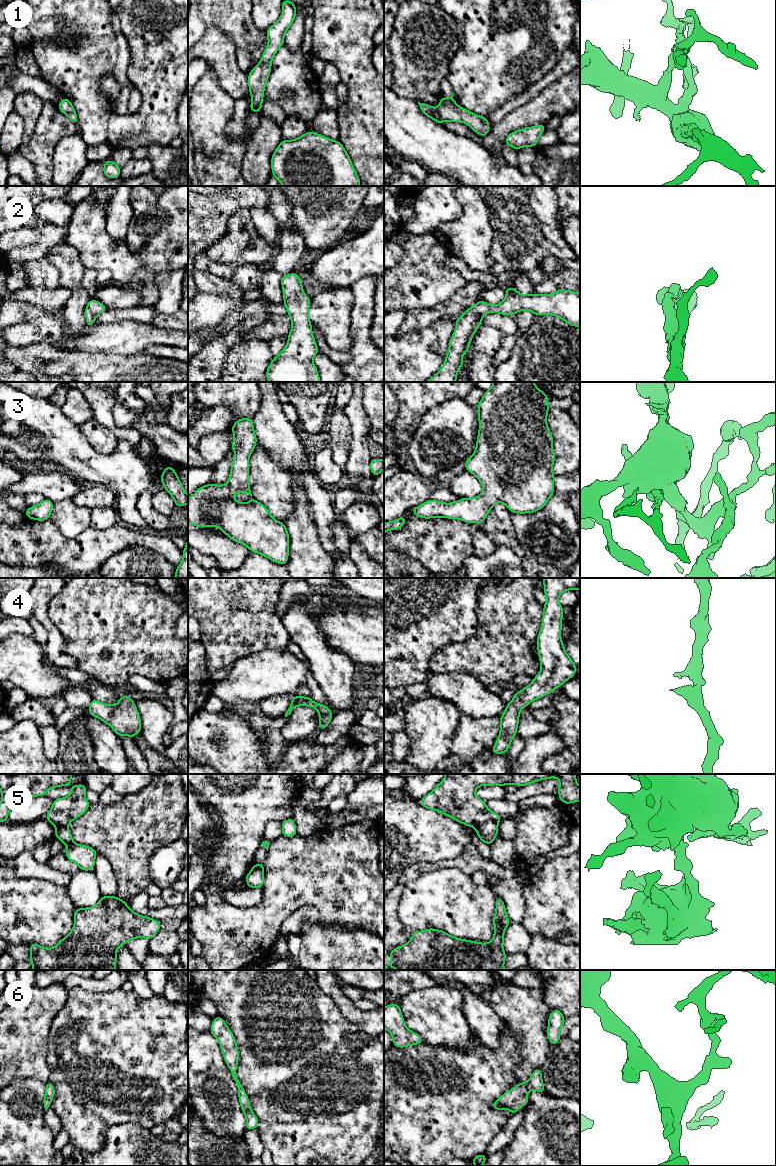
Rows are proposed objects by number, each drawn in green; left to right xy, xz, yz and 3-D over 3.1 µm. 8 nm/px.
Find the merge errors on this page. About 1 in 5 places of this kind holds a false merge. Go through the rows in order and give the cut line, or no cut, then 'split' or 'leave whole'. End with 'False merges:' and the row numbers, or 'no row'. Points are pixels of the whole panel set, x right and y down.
1: cut none; leave whole
2: cut none; leave whole
3: cut none; leave whole
4: cut none; leave whole
5: cut yz (497, 822), (486, 821), (475, 828); split
6: cut none; leave whole
False merges: 5

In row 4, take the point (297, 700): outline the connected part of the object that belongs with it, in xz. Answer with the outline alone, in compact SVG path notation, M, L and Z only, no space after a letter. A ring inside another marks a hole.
M295 696L291 700L291 704L285 713L285 717L291 714L296 706L308 706L315 708L319 713L319 729L326 728L332 717L332 711L324 704L314 702L310 697Z

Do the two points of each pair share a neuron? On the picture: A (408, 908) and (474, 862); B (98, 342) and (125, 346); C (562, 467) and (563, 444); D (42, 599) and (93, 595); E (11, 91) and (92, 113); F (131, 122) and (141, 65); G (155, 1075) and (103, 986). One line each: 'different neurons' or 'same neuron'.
A: different neurons
B: same neuron
C: same neuron
D: different neurons
E: different neurons
F: same neuron
G: different neurons

